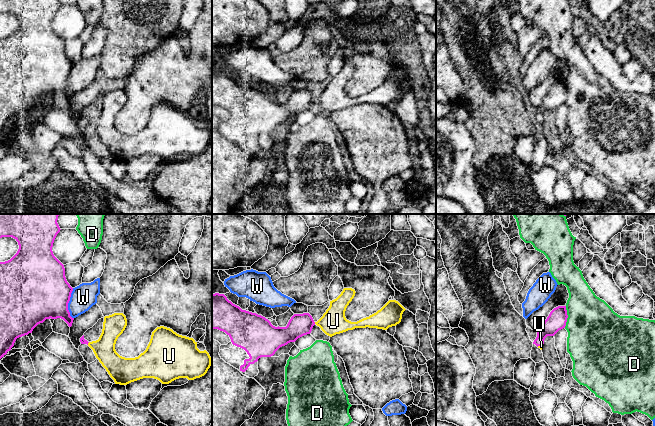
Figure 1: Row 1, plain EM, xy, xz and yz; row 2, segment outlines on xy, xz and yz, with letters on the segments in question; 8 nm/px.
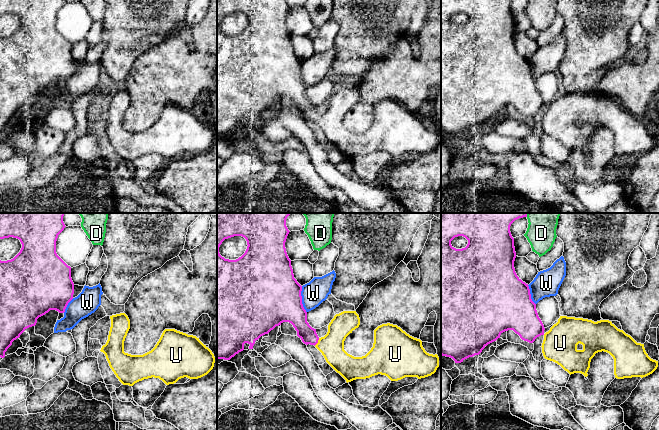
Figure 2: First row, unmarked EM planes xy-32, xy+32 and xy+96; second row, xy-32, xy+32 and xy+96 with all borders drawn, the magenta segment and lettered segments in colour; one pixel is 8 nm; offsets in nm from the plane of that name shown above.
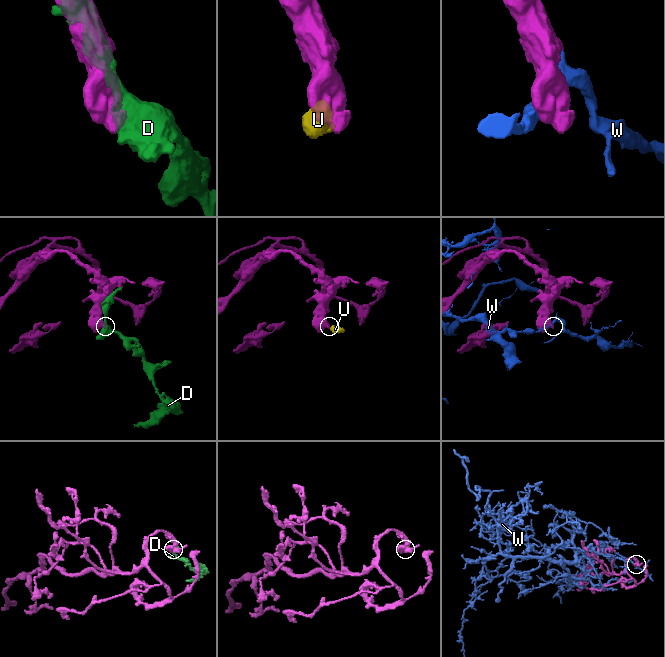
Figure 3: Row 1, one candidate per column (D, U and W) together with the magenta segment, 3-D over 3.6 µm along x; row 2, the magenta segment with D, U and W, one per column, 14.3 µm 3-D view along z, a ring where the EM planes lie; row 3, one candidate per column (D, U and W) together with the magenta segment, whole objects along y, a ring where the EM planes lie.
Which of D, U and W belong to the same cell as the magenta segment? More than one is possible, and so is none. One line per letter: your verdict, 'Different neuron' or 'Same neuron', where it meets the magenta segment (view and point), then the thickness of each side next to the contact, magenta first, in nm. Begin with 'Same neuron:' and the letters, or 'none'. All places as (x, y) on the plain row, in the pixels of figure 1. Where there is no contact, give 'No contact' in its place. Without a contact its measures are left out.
Same neuron: U
D: Different neuron. Touches magenta at yz (567, 93). Thickness 150 nm (magenta) against 440 nm
U: Same neuron. Touches magenta at yz (539, 121). Thickness 150 nm (magenta) against 20 nm
W: Different neuron. Touches magenta at xy (68, 78). Thickness 460 nm (magenta) against 200 nm

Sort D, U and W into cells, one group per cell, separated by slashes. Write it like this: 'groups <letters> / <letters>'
groups D / U / W

